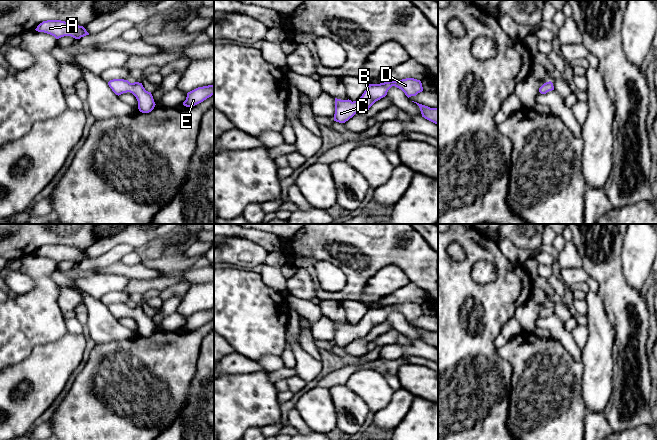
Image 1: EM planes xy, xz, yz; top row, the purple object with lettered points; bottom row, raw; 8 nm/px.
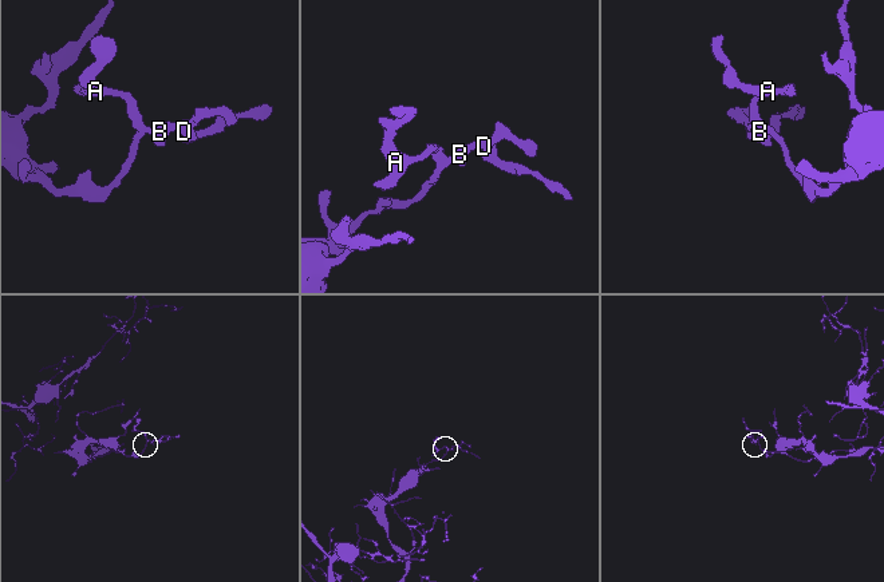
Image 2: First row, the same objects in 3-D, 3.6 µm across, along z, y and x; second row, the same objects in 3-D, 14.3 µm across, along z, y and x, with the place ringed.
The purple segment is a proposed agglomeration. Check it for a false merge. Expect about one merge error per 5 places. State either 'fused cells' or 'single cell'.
single cell

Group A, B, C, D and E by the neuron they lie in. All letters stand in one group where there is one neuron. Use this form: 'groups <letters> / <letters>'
groups A B C D E

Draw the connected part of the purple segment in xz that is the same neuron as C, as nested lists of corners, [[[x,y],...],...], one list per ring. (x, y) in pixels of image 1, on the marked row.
[[[406,78],[380,84],[369,84],[357,101],[352,102],[349,99],[341,100],[335,98],[334,121],[345,123],[355,114],[364,114],[376,101],[385,97],[392,86],[401,89],[408,98],[416,96],[423,91],[421,81],[414,78]]]

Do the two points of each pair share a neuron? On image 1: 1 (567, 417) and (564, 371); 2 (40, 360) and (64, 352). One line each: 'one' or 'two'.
1: one
2: one

